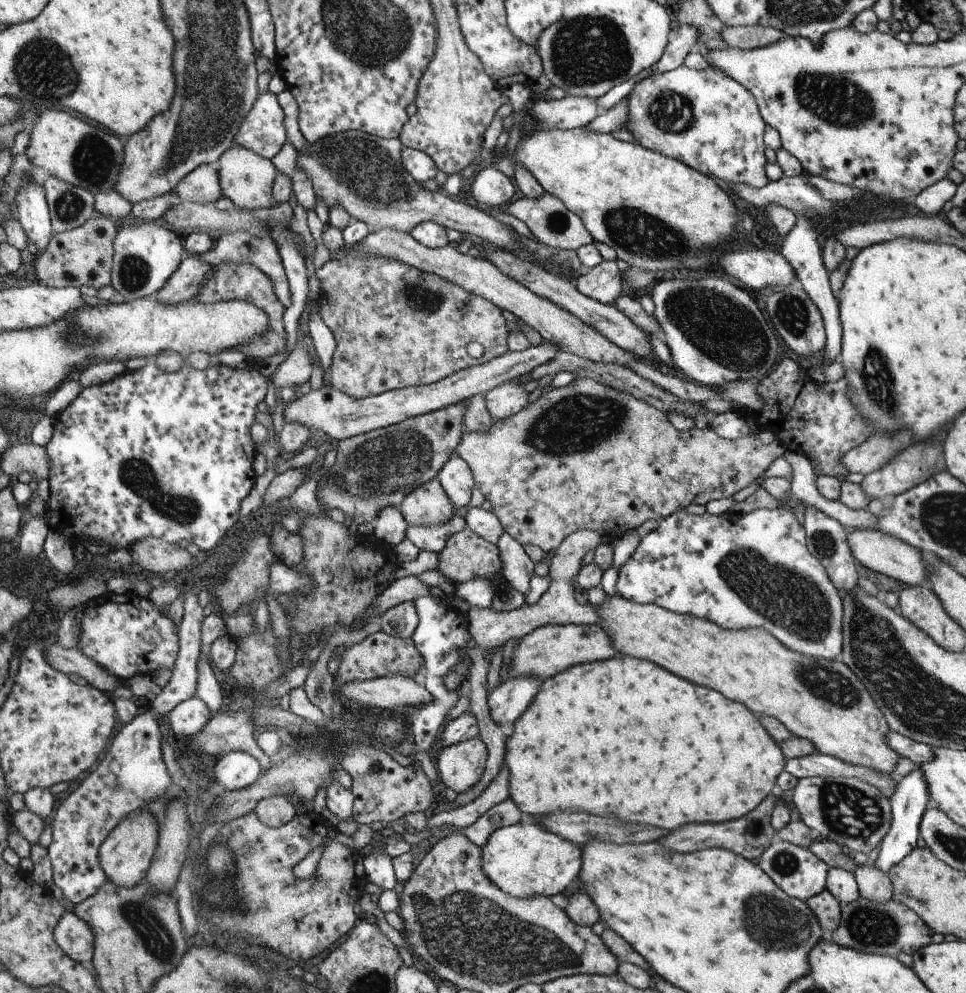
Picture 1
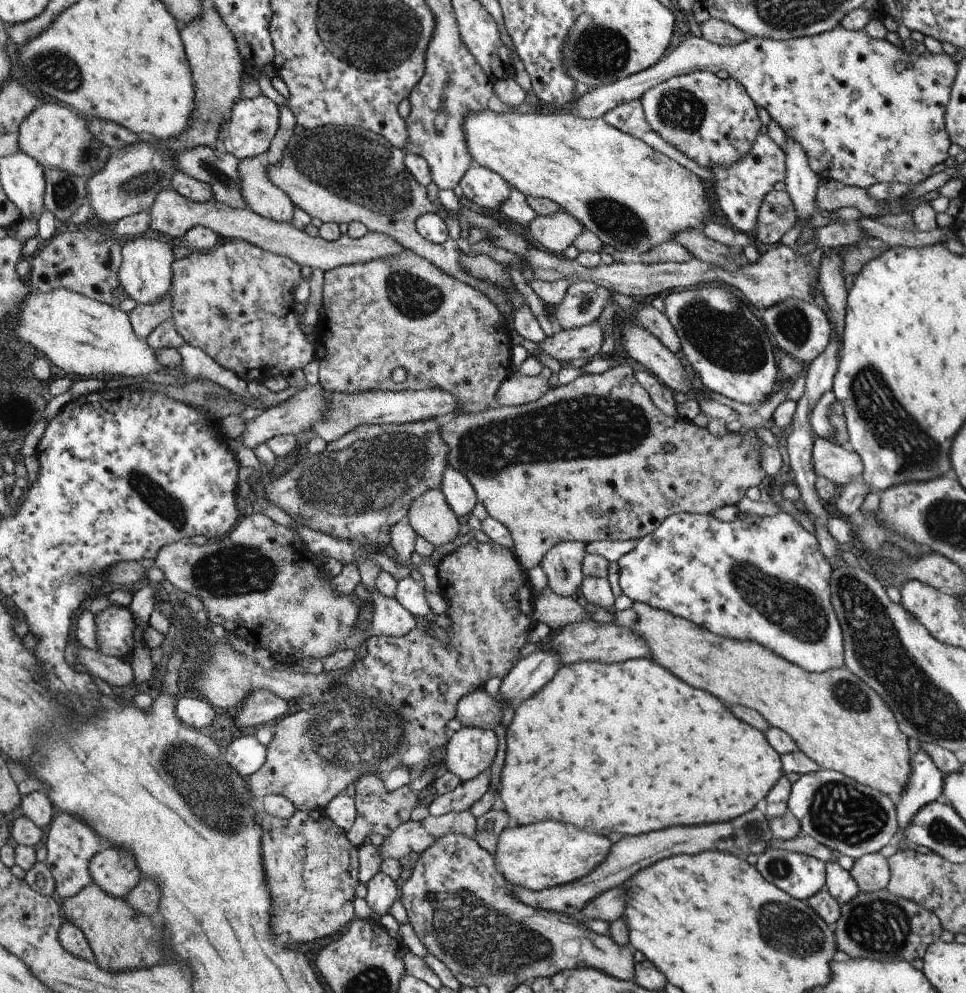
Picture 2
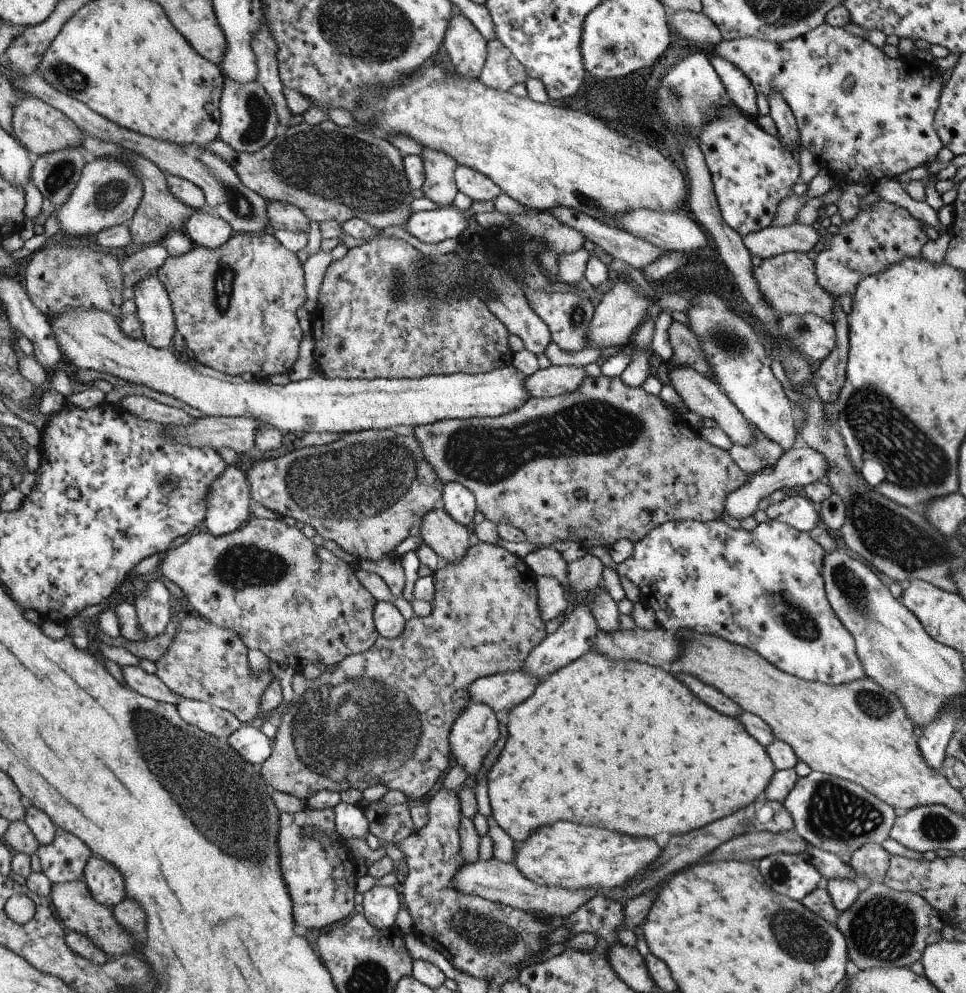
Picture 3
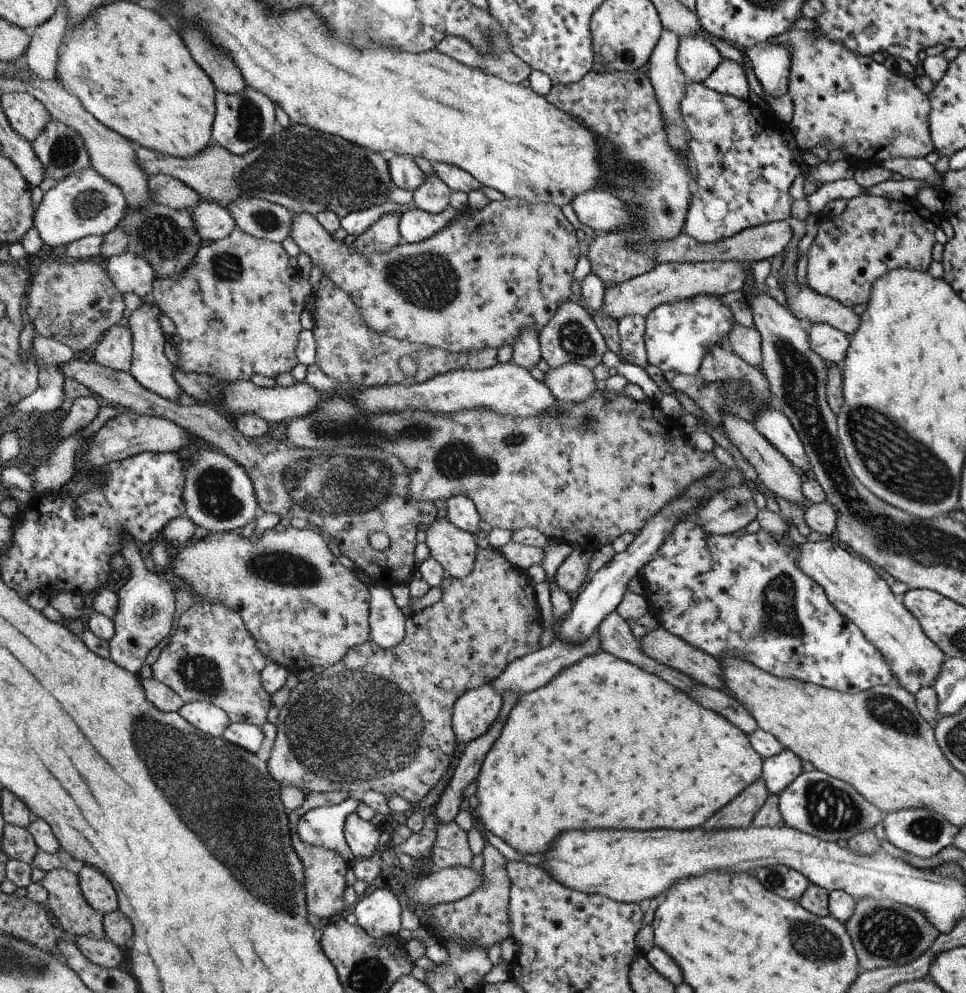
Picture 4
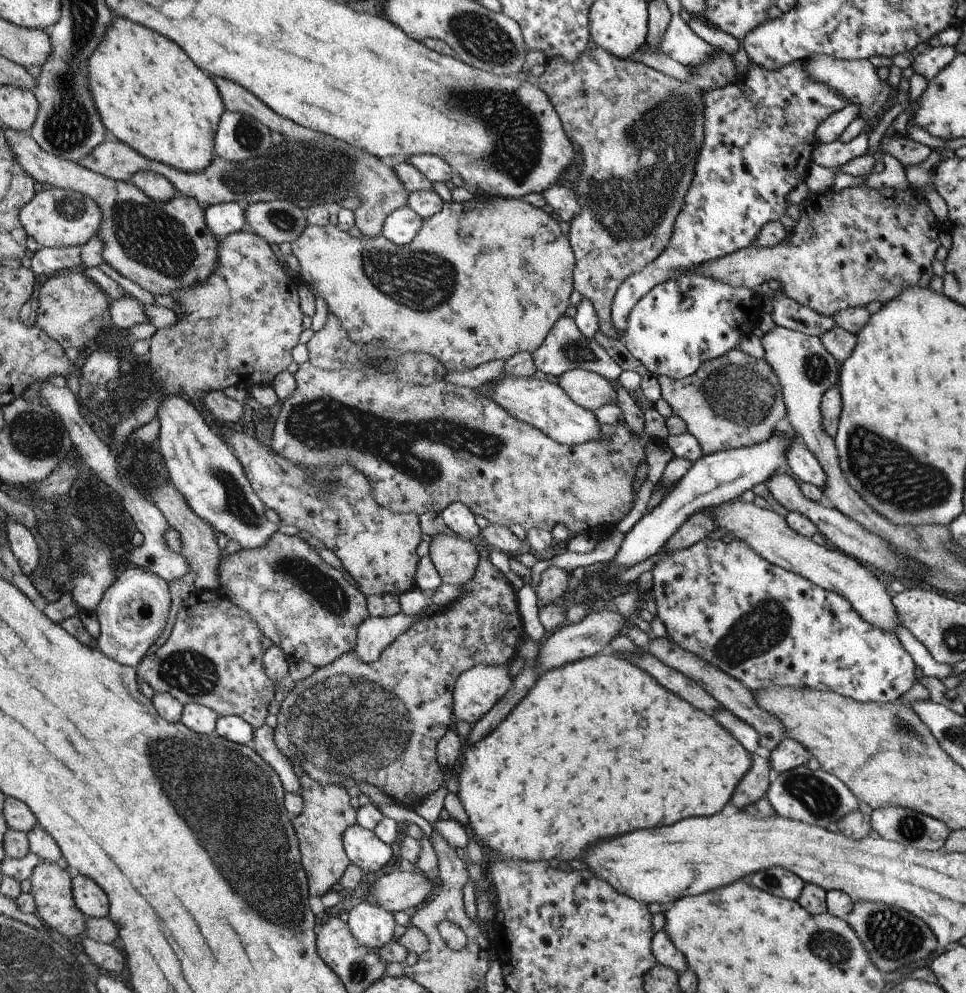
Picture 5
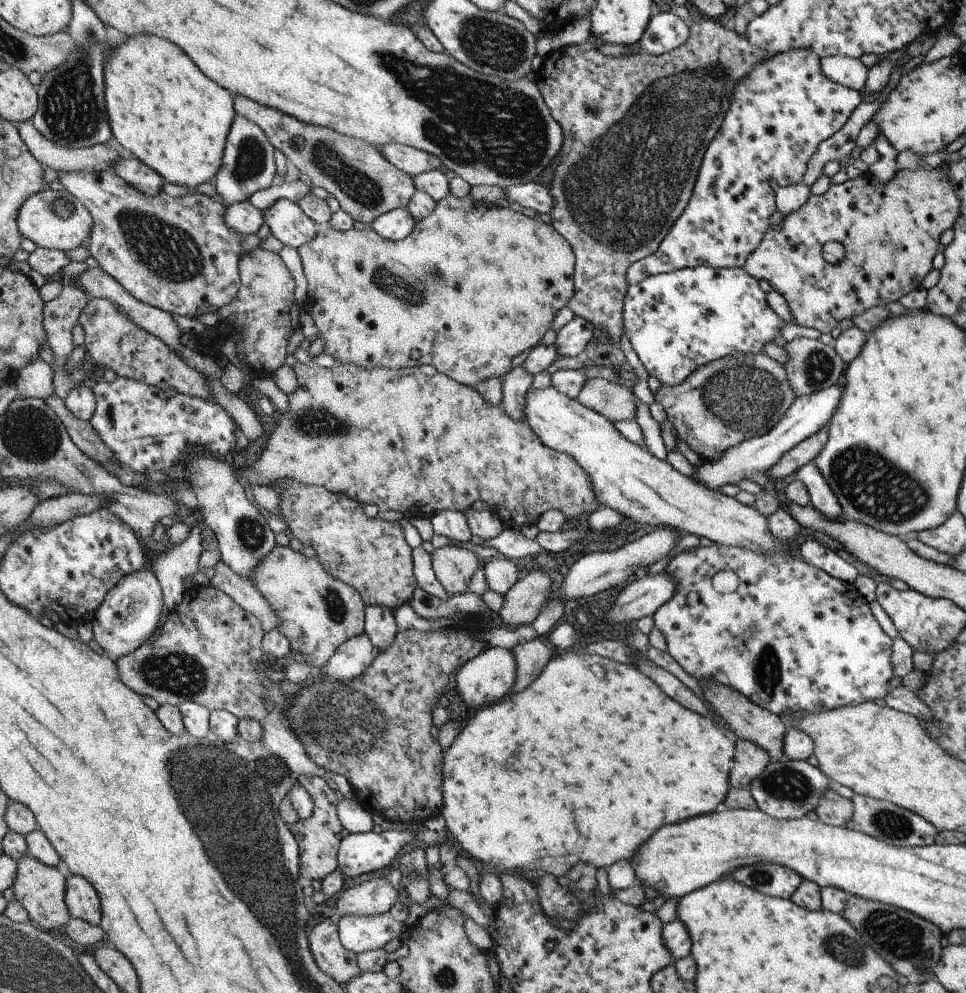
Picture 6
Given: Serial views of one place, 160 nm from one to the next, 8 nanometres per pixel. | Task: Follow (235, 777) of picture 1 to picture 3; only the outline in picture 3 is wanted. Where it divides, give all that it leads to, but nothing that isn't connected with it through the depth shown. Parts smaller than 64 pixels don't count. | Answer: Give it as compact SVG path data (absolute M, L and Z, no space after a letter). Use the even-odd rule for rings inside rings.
M243 724L227 738L227 743L241 755L246 762L252 765L261 765L270 754L272 754L272 740L263 734L258 724Z

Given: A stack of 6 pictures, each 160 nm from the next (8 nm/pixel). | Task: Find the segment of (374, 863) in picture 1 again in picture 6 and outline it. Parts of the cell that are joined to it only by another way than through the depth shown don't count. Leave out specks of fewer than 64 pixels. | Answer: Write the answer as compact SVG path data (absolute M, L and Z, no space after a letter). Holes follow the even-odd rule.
M389 913L377 916L345 915L338 926L340 942L356 955L384 949L390 940L400 937L407 928L404 922L394 920Z

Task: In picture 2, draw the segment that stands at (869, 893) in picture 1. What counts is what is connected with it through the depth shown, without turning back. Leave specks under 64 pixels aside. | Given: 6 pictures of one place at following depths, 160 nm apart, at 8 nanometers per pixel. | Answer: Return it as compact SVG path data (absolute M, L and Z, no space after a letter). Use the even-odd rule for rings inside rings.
M870 853L857 858L849 873L865 893L889 888L891 870L889 859L881 853Z

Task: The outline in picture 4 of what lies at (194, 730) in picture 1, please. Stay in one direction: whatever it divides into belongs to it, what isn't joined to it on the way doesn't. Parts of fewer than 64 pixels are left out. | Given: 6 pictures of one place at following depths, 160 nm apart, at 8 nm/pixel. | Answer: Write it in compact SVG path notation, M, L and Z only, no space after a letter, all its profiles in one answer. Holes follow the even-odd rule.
M197 701L186 703L178 710L181 718L213 737L222 737L231 718L212 702Z

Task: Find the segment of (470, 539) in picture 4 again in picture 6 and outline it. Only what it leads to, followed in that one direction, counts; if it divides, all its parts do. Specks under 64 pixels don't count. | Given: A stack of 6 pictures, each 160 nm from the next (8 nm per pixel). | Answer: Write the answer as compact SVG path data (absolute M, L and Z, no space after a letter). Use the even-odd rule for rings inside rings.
M450 544L435 549L431 558L436 579L450 596L468 592L468 582L480 566L480 560L472 552Z

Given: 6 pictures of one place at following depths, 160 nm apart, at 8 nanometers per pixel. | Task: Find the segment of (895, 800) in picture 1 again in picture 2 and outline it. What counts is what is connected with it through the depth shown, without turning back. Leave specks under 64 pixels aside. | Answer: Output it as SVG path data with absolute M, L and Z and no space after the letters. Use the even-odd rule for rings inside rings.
M918 751L911 759L907 783L898 796L898 803L895 804L899 826L896 842L904 838L902 833L912 824L916 813L940 796L944 777L934 761L923 751Z

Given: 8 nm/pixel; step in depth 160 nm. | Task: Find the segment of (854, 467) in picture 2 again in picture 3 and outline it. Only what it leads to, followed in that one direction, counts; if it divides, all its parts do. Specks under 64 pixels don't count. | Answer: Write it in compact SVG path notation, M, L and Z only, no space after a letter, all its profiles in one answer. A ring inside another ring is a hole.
M806 444L796 445L780 457L773 466L764 469L750 477L747 484L731 493L725 501L725 514L737 518L739 521L752 515L757 511L759 500L771 495L775 490L788 490L794 486L806 486L816 481L825 481L828 472L828 461L824 454L819 453Z

